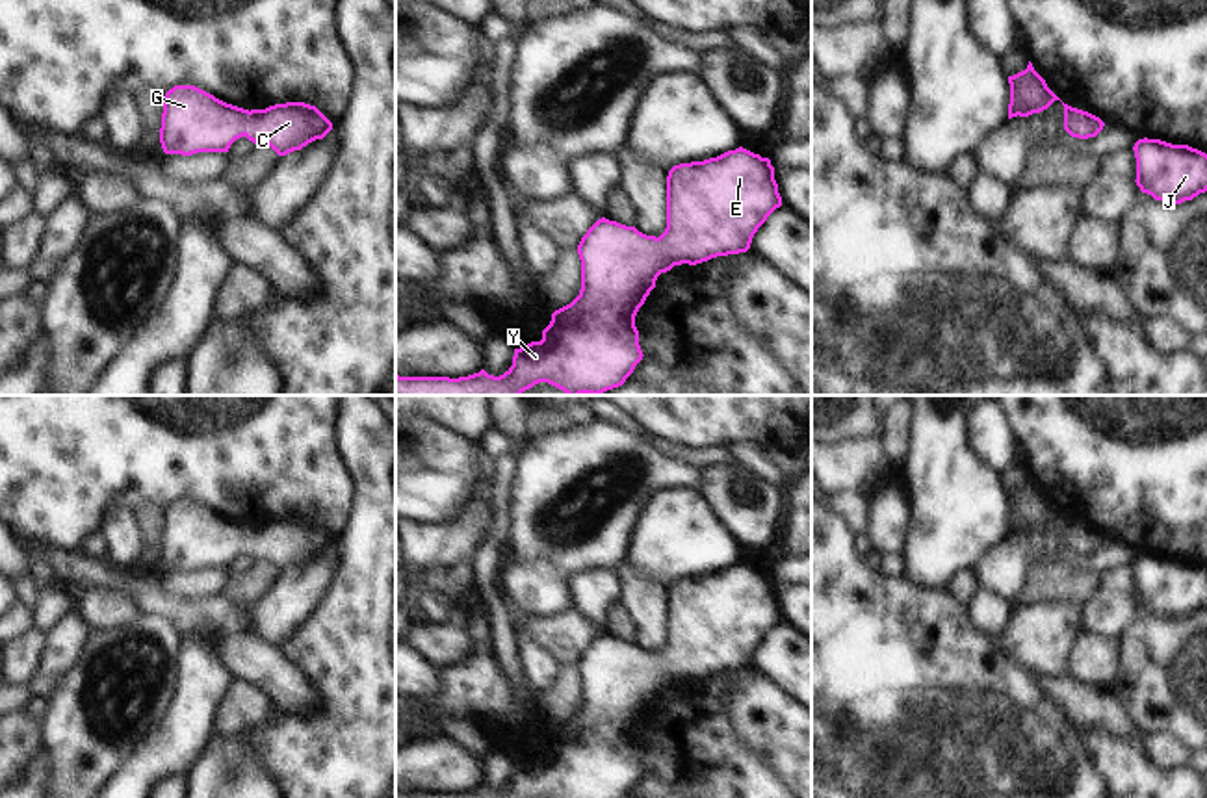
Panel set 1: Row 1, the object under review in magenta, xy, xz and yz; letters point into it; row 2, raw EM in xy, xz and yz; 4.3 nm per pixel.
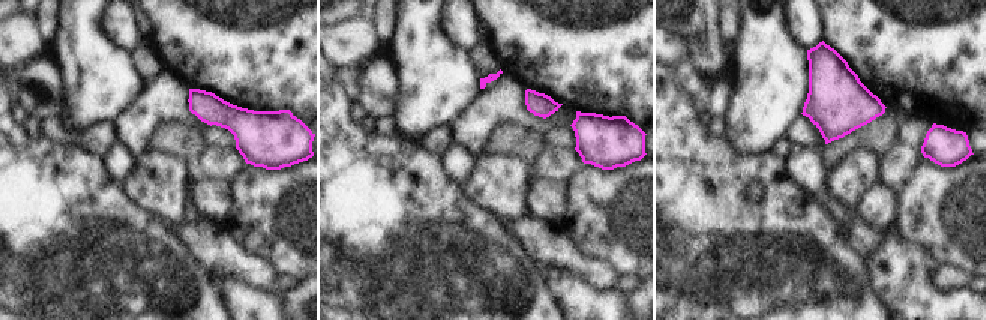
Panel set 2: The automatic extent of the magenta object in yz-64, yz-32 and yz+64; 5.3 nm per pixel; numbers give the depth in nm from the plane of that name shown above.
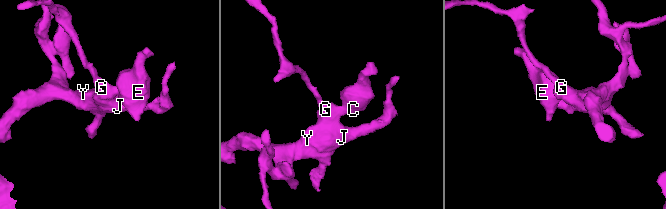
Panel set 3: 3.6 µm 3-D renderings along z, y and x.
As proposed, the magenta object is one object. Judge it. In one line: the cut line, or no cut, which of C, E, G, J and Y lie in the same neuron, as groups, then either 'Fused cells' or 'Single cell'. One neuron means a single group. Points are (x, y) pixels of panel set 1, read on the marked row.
No split. Groups: C E G J Y. Single cell

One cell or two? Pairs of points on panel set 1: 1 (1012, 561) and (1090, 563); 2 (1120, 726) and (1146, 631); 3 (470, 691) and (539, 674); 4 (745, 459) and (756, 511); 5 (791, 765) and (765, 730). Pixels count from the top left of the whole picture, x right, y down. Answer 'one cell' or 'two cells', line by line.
1: one cell
2: two cells
3: two cells
4: two cells
5: one cell

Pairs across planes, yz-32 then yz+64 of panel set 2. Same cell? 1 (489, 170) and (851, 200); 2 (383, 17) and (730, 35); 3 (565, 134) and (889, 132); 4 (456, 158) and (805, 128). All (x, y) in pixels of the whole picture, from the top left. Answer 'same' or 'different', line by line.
1: same
2: same
3: different
4: different

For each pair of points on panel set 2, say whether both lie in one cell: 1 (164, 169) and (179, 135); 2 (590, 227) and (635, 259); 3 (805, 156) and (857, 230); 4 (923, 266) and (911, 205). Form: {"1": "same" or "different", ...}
{"1": "different", "2": "same", "3": "same", "4": "different"}

